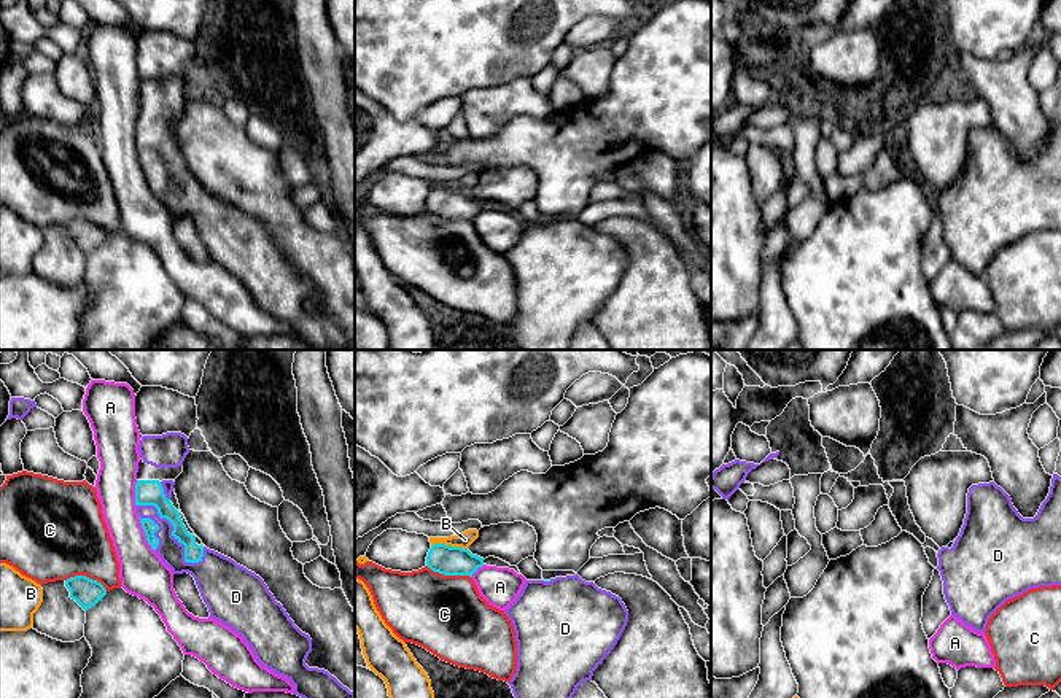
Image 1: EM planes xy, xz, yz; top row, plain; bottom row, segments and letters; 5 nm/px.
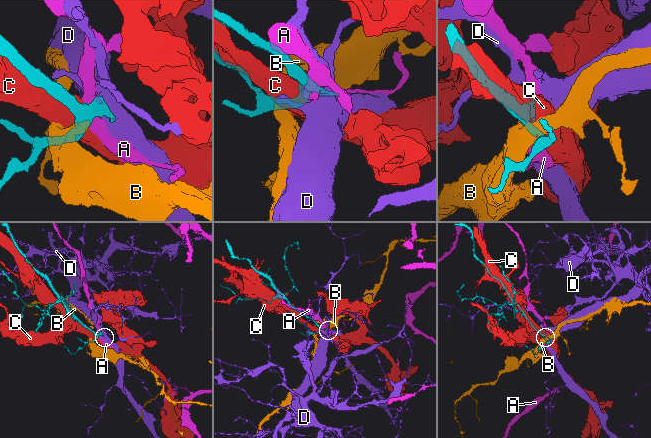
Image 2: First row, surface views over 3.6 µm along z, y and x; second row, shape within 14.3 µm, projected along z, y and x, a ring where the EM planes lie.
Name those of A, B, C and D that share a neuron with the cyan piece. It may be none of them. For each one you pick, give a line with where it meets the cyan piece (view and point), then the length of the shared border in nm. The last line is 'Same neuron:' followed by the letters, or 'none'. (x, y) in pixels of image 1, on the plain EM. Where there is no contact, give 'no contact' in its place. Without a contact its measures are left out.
D: contact xy (172, 177); length 440 nm
Same neuron: D

